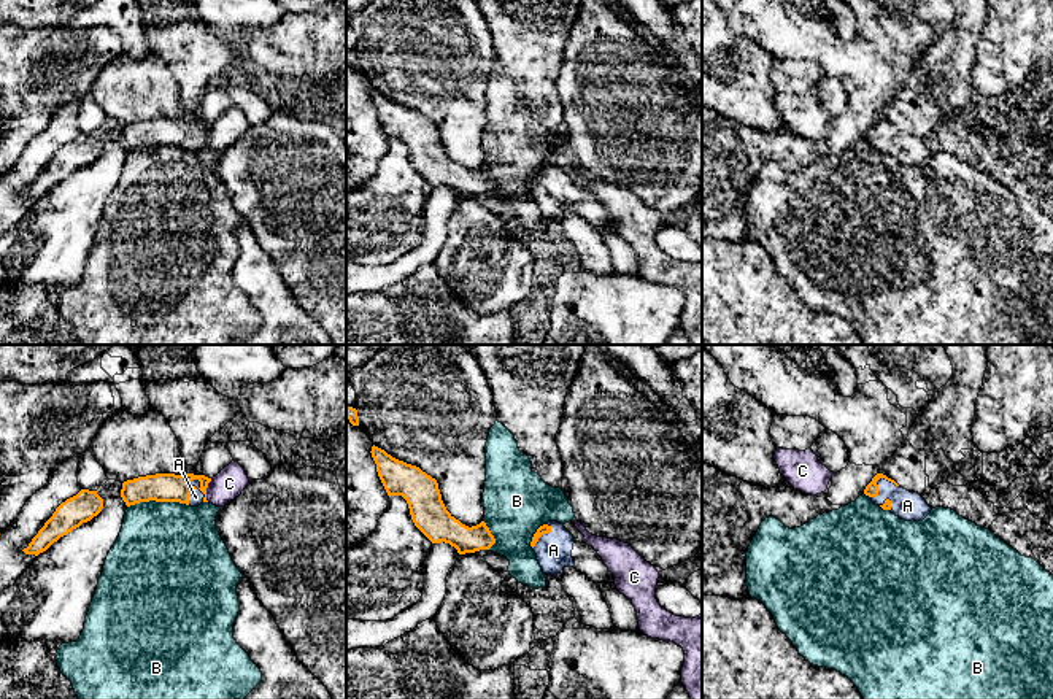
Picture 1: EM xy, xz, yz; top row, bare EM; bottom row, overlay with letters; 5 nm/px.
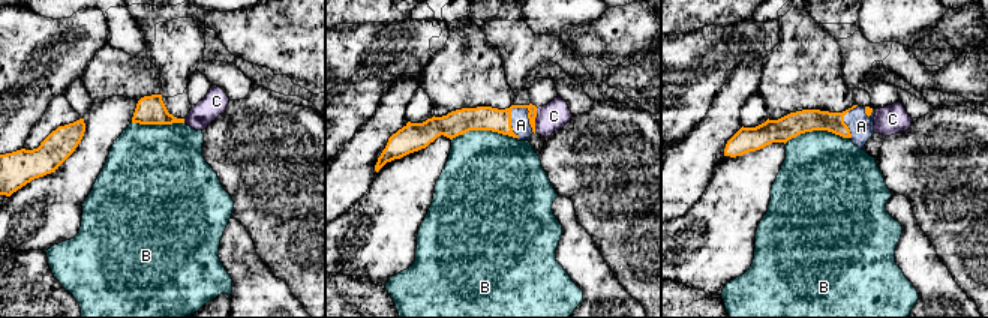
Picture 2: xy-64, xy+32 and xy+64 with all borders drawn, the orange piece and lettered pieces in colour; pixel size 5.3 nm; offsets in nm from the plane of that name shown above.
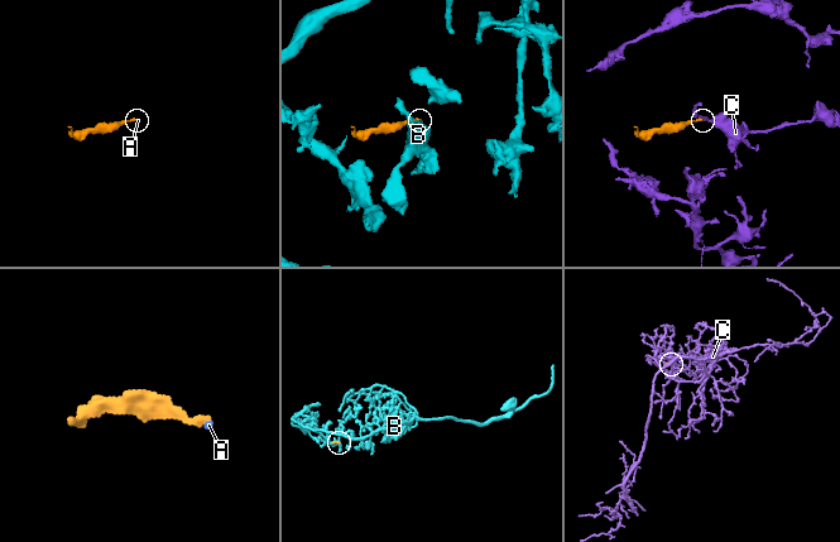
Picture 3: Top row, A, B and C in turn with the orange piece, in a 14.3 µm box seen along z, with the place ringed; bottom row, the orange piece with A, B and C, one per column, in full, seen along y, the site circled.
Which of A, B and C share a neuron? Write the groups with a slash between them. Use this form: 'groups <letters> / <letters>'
groups A / B / C

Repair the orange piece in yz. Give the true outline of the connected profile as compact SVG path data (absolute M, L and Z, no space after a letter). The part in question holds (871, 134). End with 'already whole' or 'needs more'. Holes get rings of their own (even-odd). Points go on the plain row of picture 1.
M877 118L872 122L864 138L869 140L875 149L889 154L905 165L923 165L932 154L918 137L901 132L883 118Z | needs more

